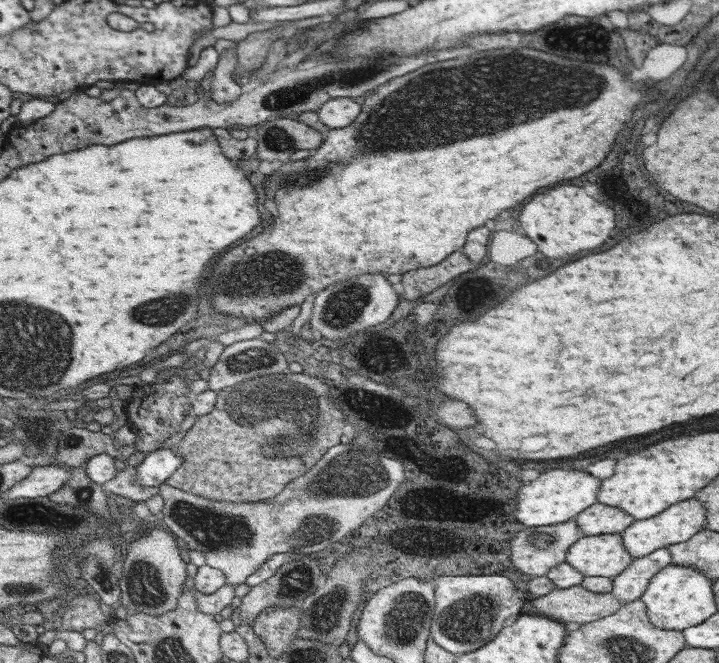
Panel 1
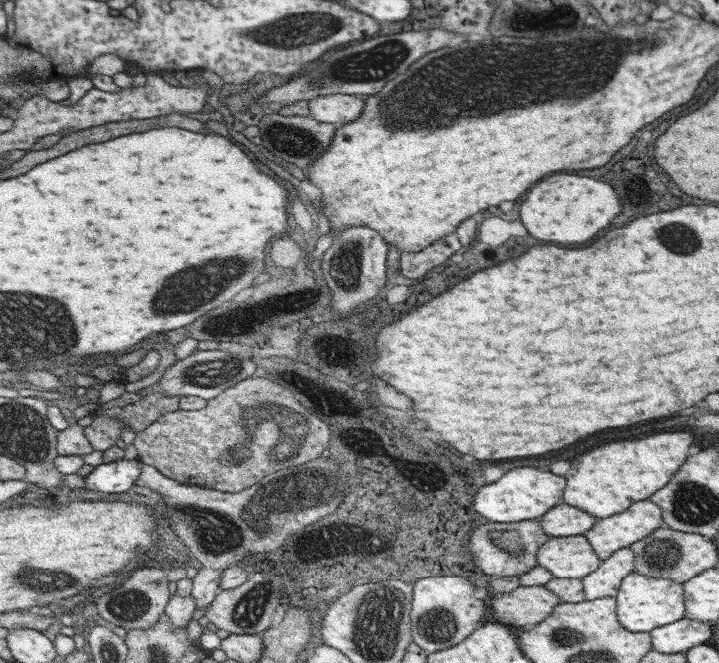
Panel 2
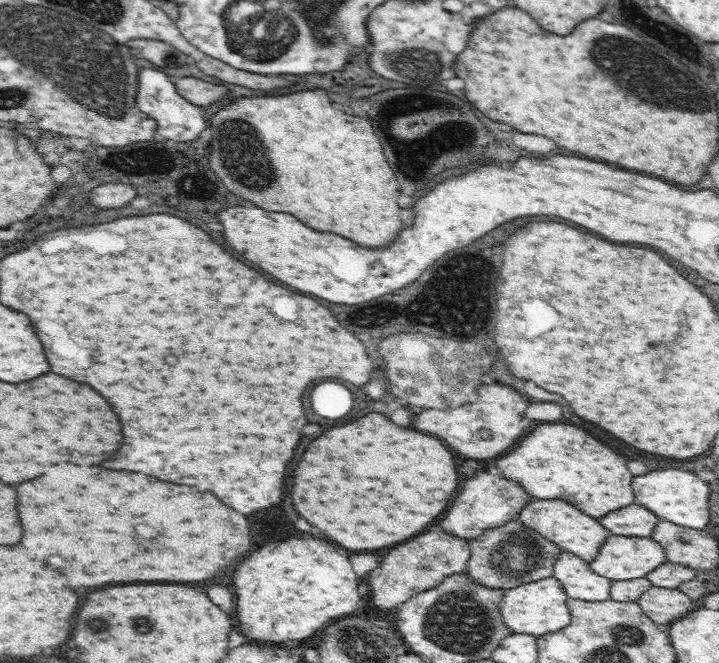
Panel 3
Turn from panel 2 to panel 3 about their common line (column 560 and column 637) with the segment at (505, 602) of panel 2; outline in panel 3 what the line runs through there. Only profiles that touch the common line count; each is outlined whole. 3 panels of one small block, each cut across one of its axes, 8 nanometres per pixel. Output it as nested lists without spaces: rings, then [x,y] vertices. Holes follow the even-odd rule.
[[[657,586],[644,592],[637,603],[645,616],[661,627],[667,627],[694,610],[693,599],[684,592]]]

